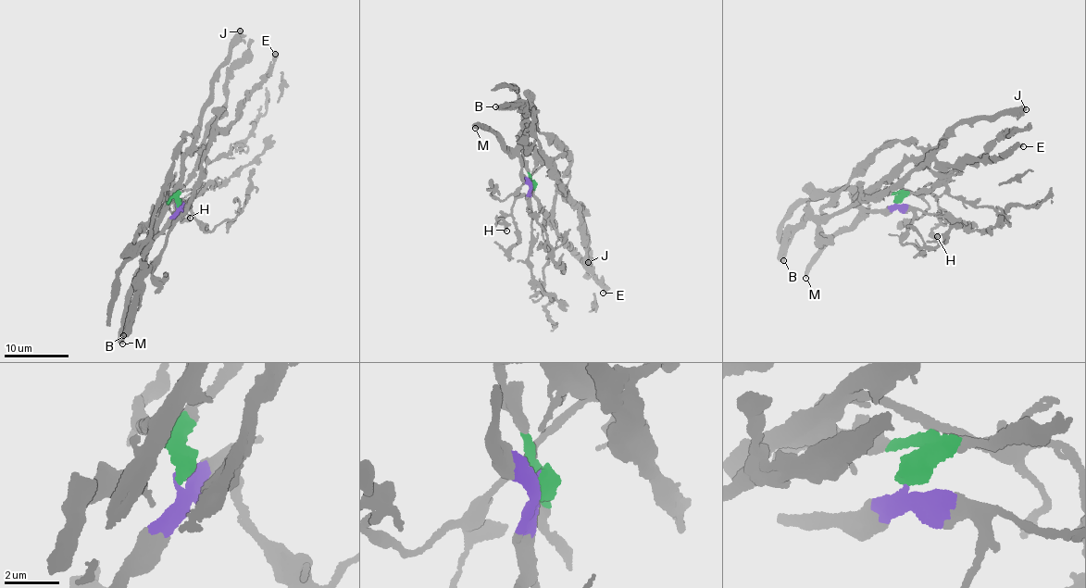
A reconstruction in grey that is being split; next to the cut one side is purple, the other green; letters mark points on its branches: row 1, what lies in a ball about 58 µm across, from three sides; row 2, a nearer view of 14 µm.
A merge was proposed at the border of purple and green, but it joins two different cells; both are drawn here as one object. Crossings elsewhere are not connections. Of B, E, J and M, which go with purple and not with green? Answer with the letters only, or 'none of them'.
J, M

